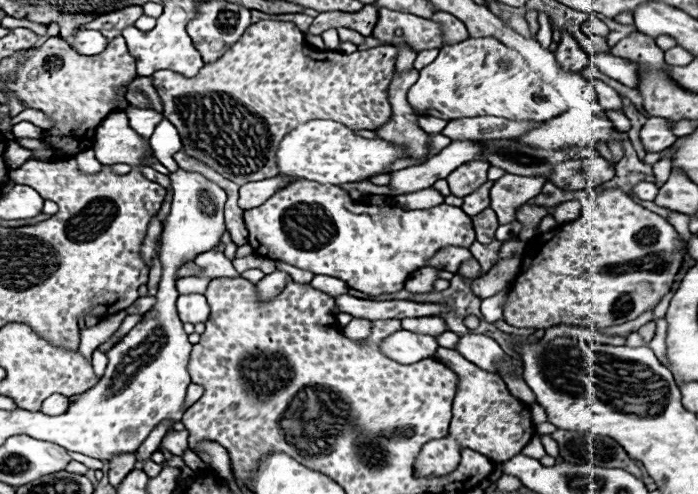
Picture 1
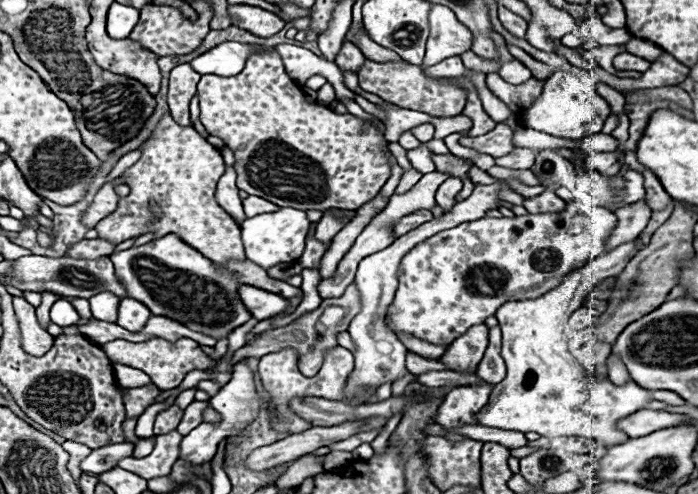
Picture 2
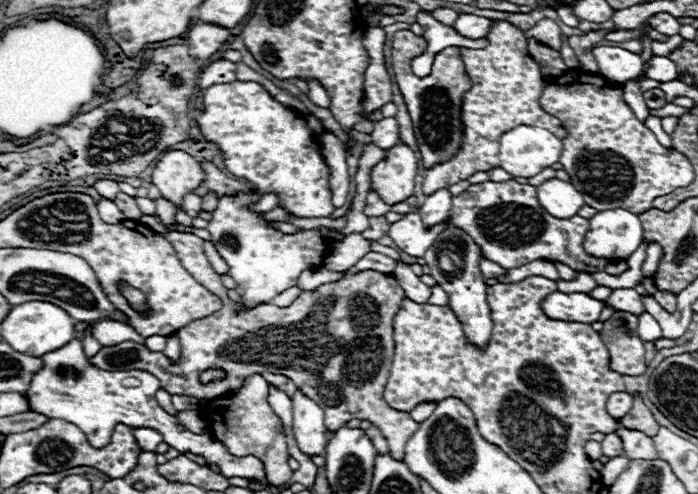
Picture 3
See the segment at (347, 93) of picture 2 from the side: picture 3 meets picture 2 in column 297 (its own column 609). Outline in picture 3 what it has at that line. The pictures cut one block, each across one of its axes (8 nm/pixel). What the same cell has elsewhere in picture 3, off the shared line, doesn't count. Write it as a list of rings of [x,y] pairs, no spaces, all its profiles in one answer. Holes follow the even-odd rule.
[[[596,46],[592,54],[598,64],[598,74],[604,76],[606,80],[612,80],[612,84],[622,84],[626,80],[632,80],[642,70],[640,54],[634,54],[624,48]]]

